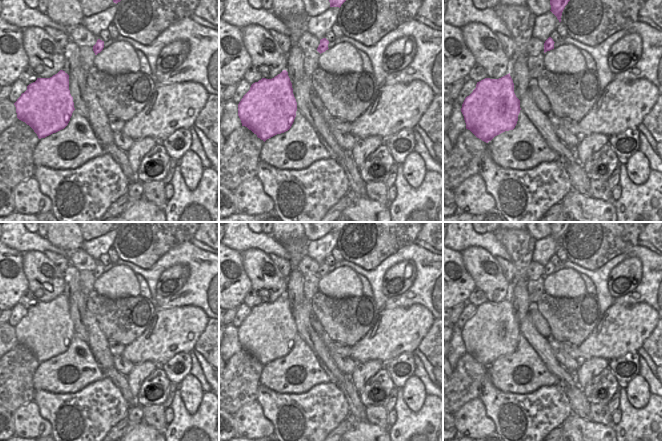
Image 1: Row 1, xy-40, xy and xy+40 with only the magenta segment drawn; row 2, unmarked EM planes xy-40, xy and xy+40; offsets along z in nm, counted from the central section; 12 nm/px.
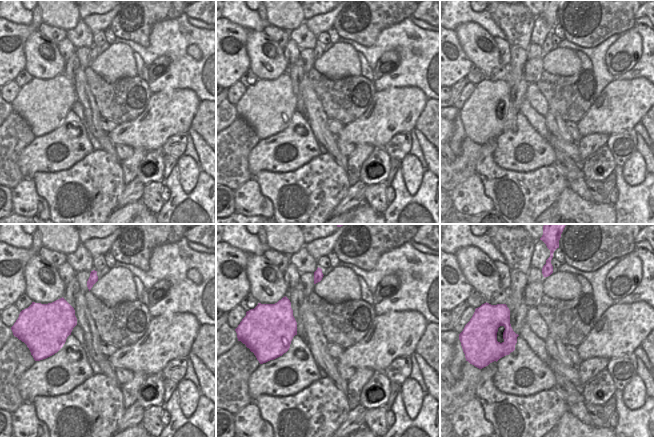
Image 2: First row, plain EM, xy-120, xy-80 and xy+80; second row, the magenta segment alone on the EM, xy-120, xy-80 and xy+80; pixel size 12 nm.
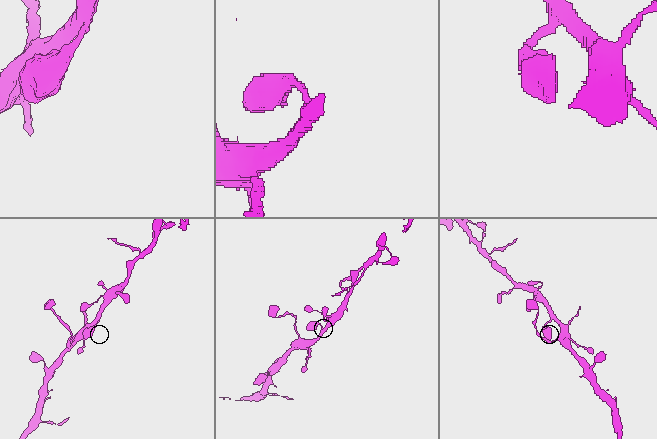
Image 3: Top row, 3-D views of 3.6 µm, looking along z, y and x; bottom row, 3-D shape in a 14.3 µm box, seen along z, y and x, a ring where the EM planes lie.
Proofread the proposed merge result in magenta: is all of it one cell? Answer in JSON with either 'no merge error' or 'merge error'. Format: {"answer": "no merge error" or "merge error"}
{"answer": "no merge error"}

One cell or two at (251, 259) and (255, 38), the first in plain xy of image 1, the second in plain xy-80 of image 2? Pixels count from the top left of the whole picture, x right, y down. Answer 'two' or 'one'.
one

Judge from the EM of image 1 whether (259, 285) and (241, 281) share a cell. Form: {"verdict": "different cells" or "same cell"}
{"verdict": "different cells"}

